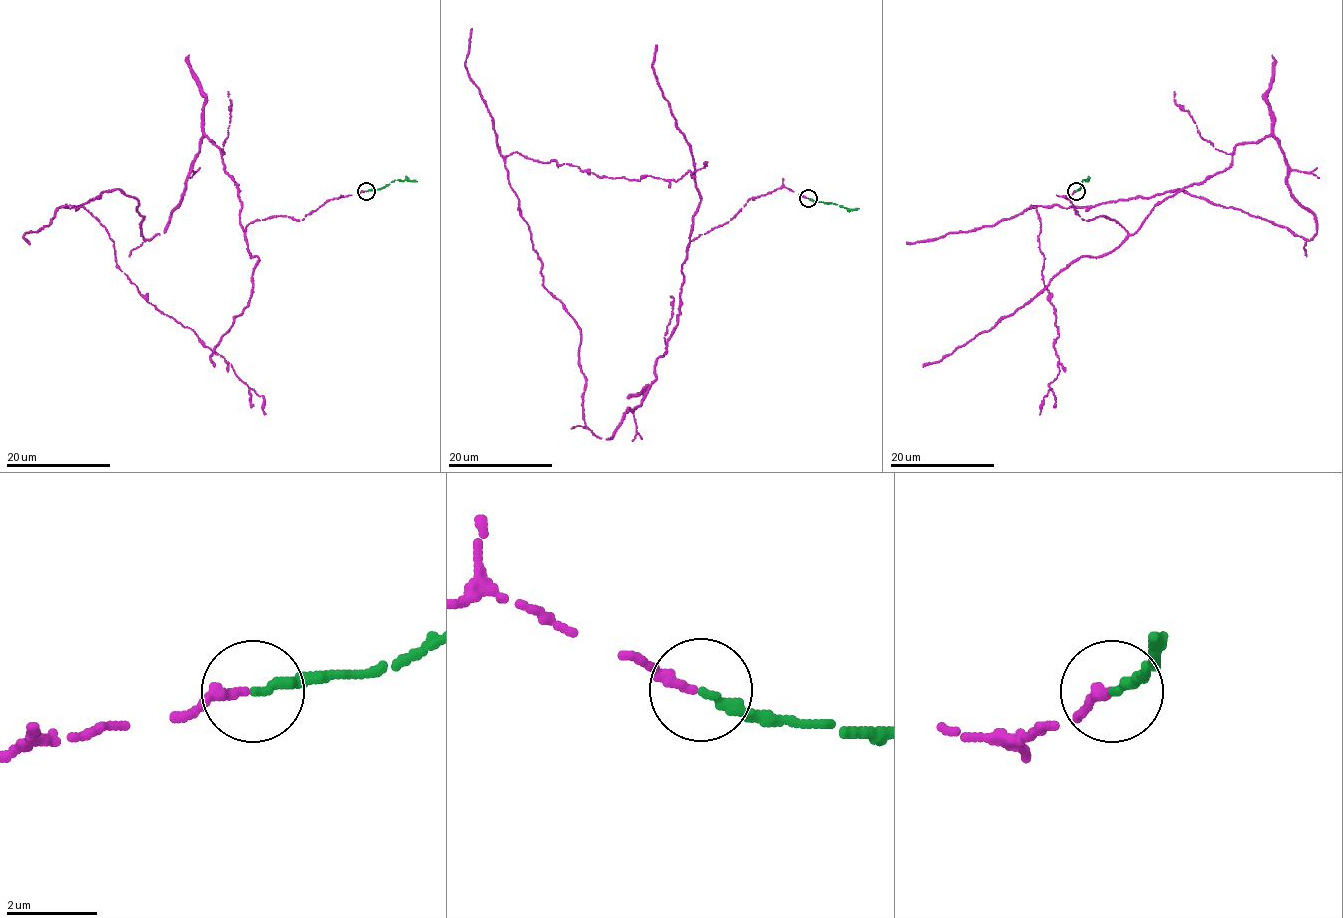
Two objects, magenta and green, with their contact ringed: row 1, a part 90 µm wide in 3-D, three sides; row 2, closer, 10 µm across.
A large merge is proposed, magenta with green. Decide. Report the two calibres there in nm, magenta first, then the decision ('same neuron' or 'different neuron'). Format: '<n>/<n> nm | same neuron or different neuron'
260/240 nm | same neuron

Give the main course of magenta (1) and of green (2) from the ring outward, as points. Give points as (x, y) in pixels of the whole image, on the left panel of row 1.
1: (365, 191), (245, 234), (205, 136), (146, 240), (119, 189), (63, 206), (264, 415)
2: (366, 191), (380, 189), (395, 180), (417, 181)

